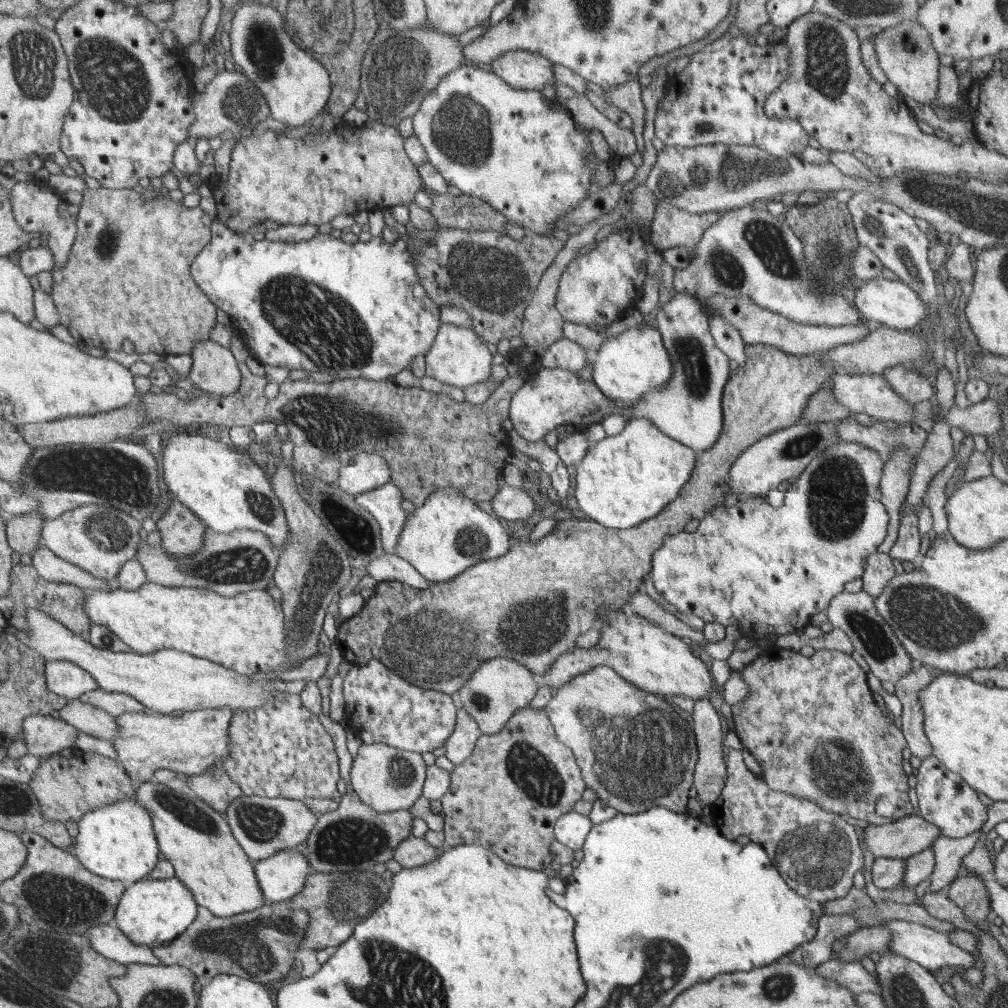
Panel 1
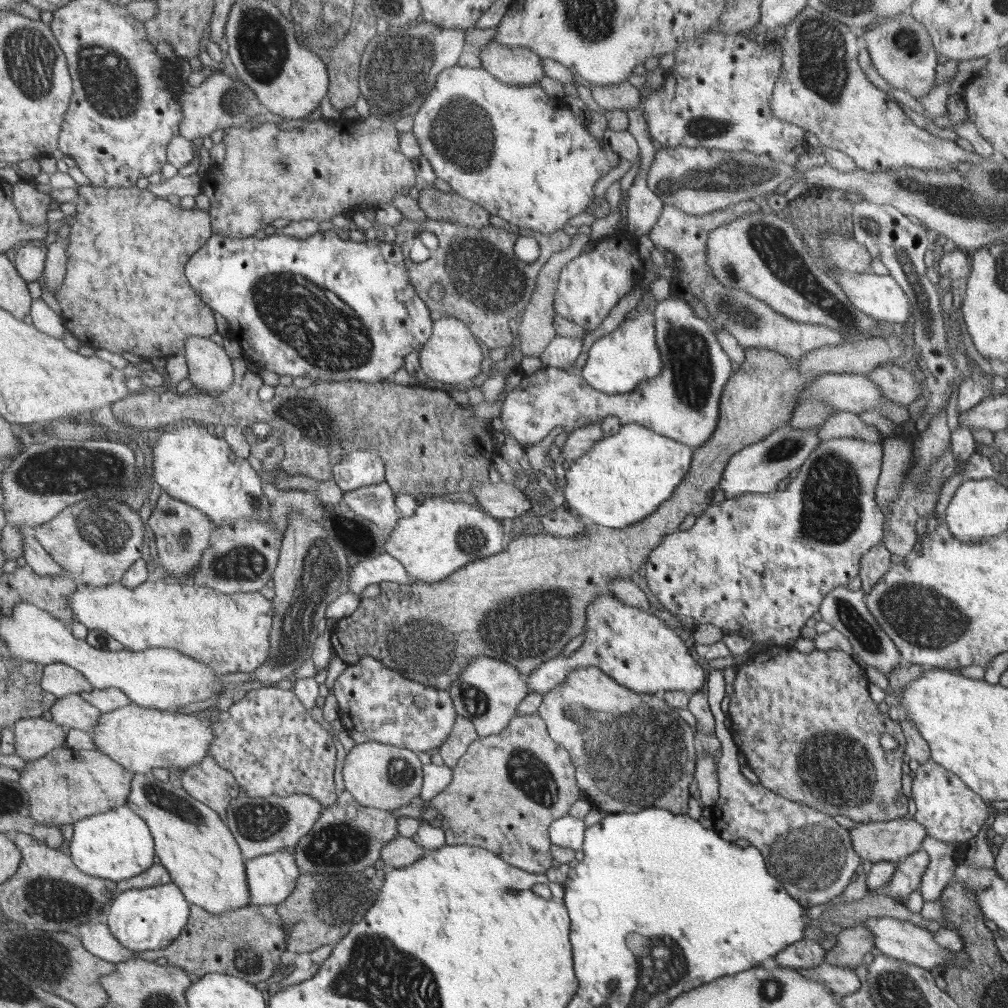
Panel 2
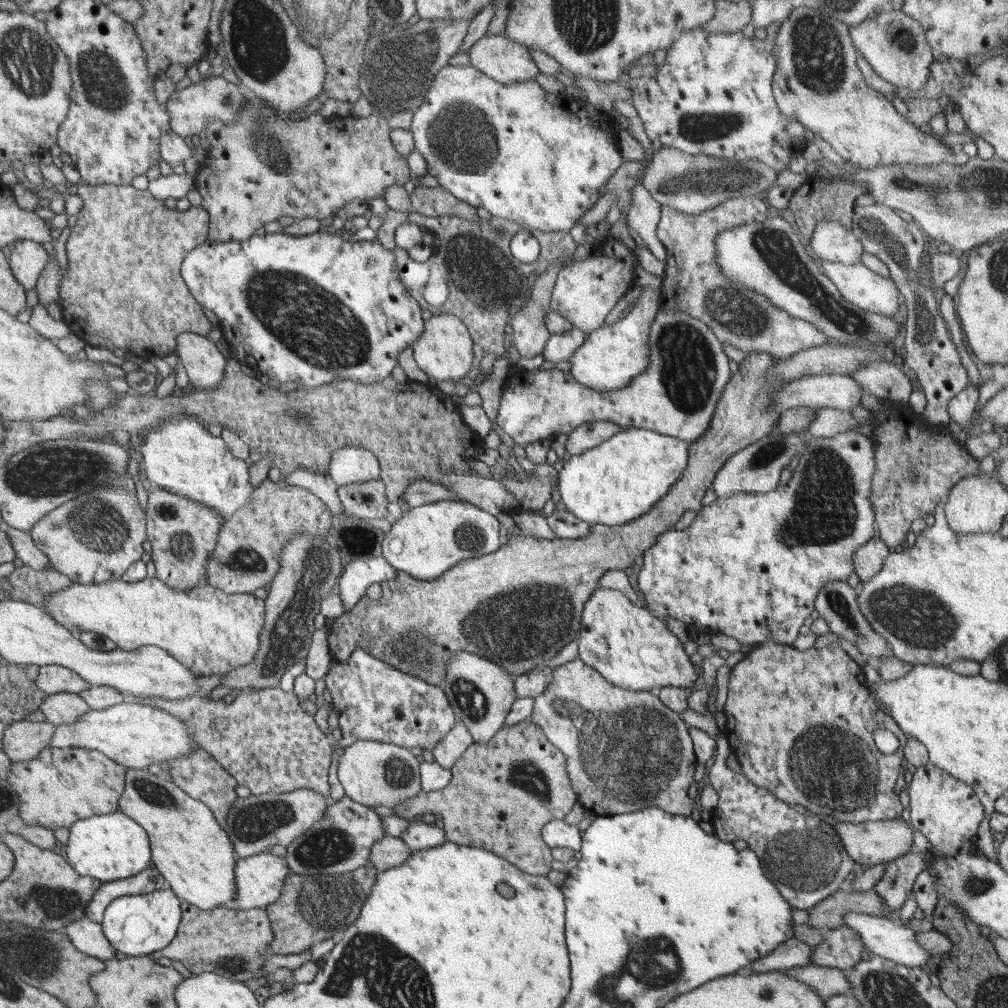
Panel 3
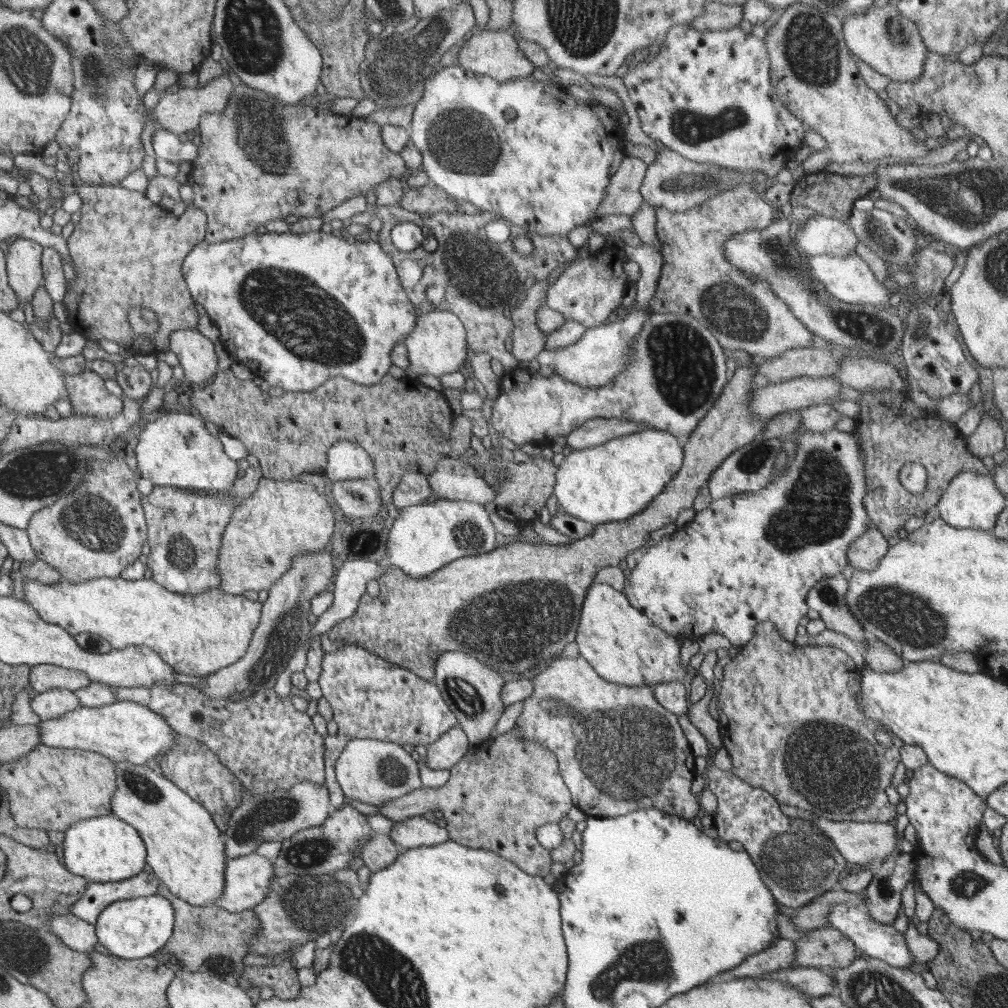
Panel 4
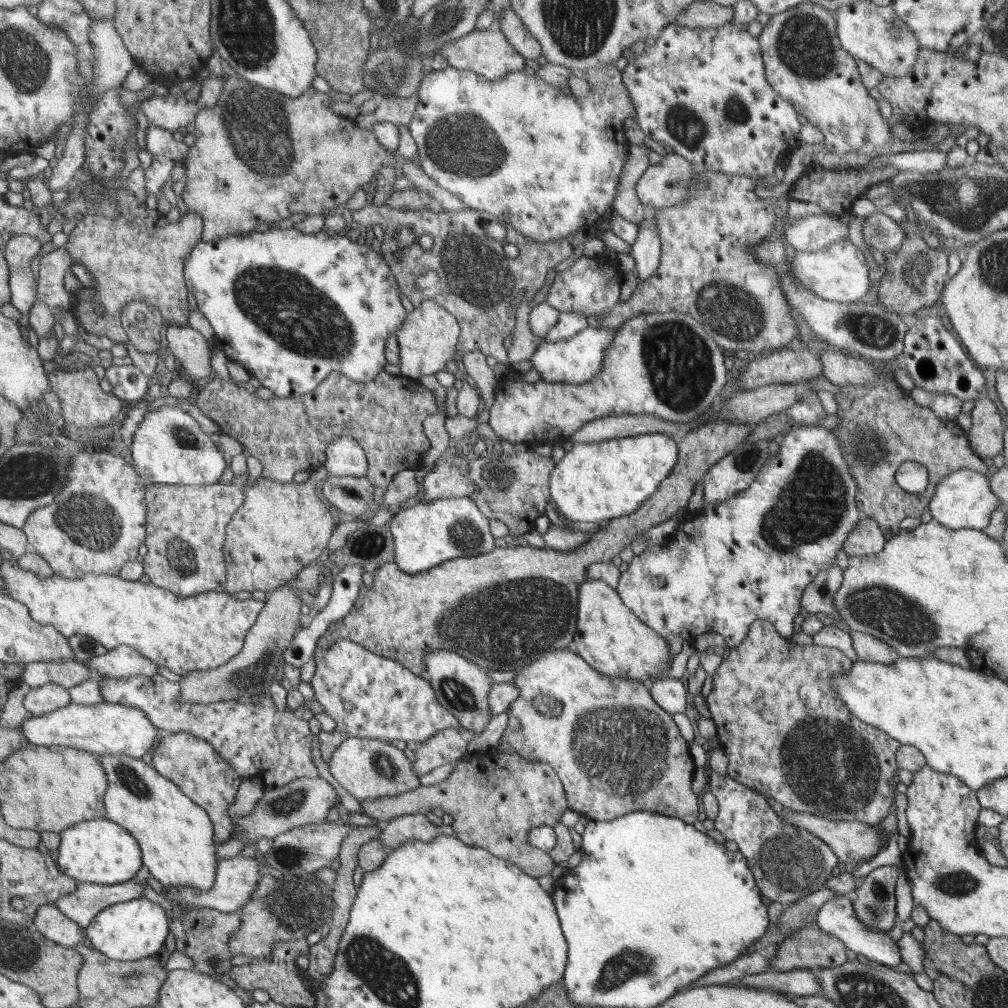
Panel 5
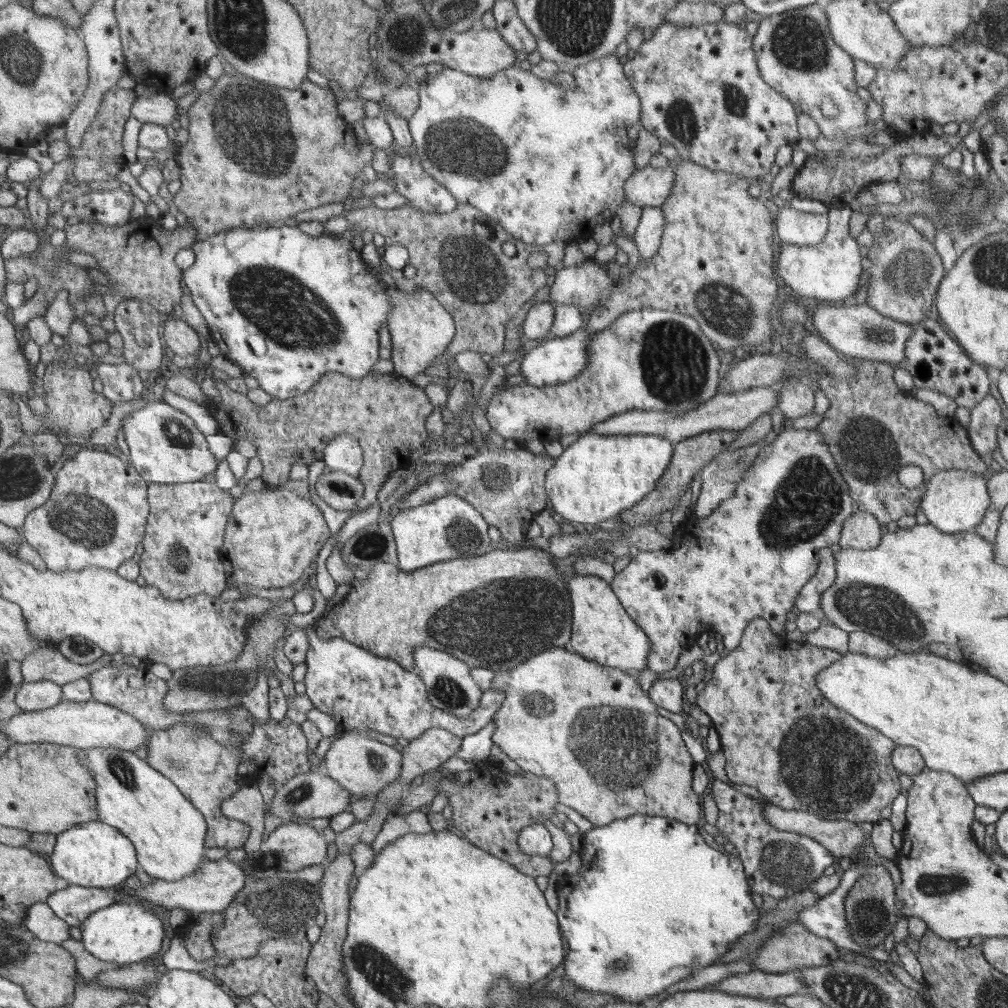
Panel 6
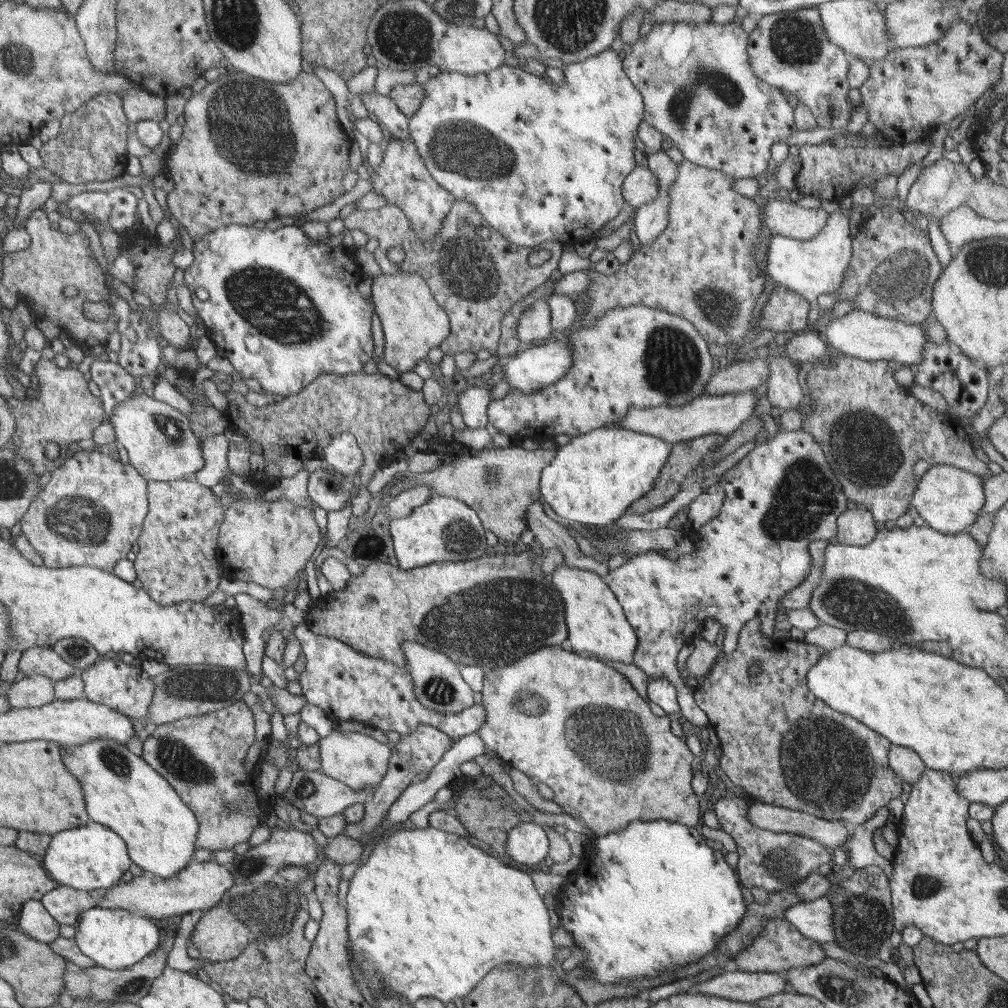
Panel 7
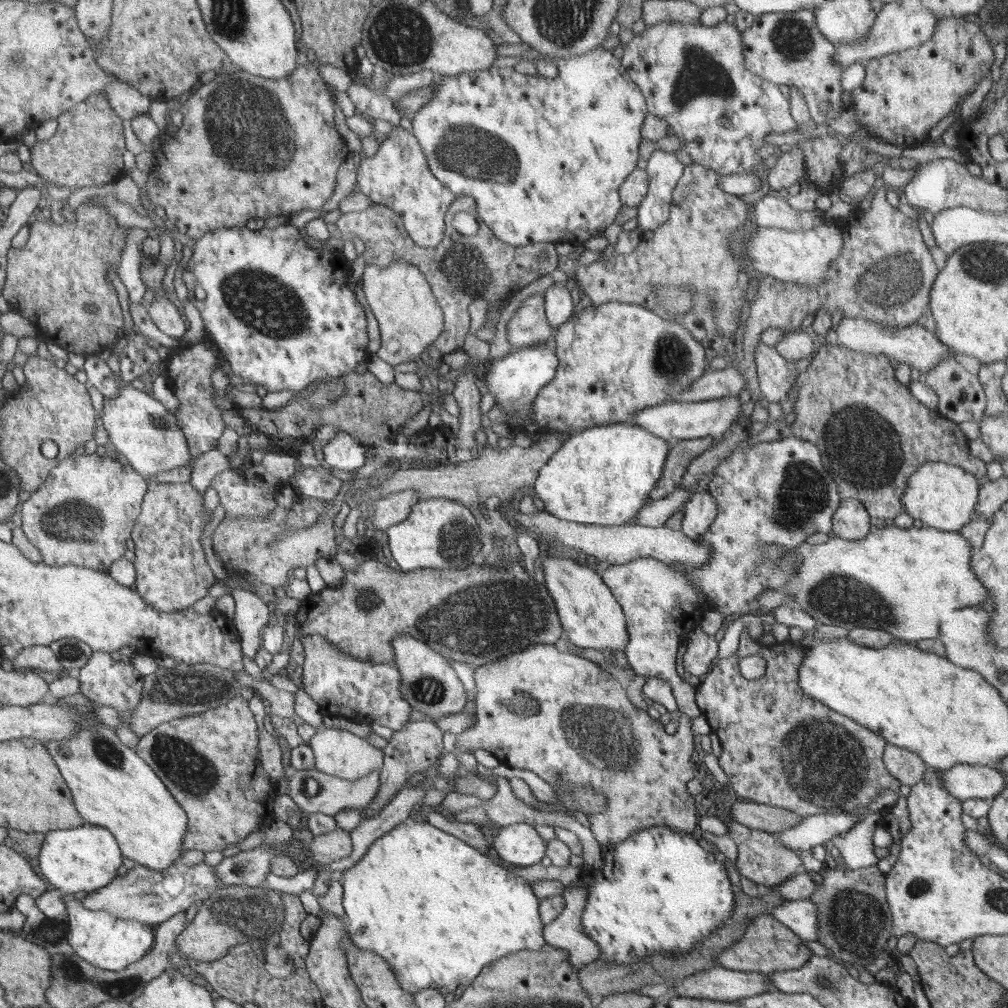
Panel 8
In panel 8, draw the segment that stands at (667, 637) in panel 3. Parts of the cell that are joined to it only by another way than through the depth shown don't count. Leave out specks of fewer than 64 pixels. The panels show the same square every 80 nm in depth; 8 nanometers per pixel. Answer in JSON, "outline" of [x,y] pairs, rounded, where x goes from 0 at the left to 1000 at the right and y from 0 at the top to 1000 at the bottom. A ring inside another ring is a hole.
{"outline":[[[562,550],[557,553],[537,554],[533,563],[540,563],[541,578],[547,593],[553,599],[558,623],[569,641],[589,643],[600,648],[612,645],[620,647],[624,638],[624,624],[619,604],[590,564],[576,561],[570,553]]]}

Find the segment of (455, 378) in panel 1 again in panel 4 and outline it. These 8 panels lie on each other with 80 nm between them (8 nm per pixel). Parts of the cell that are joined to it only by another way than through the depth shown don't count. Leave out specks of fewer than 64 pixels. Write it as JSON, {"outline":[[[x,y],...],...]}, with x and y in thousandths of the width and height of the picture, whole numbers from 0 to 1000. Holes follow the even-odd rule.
{"outline":[[[423,304],[414,313],[414,324],[401,337],[405,349],[407,364],[405,374],[414,375],[416,372],[429,372],[437,376],[442,371],[455,369],[464,353],[464,327],[456,315],[442,308]]]}

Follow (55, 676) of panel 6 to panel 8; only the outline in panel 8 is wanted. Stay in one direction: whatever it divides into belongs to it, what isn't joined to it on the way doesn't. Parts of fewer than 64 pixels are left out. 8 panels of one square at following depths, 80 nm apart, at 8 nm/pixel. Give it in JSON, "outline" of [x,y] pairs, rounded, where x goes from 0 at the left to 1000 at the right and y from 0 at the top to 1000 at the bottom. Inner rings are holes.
{"outline":[[[30,641],[23,643],[14,653],[16,663],[42,665],[44,667],[62,667],[63,660],[56,648],[47,641]]]}

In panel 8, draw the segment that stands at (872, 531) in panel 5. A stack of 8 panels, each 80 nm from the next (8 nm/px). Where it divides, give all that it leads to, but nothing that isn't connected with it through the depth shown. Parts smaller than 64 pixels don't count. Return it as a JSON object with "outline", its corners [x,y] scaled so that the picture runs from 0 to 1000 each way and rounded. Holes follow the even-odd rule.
{"outline":[[[835,493],[825,513],[826,528],[837,536],[855,536],[863,528],[863,514],[855,497]]]}

